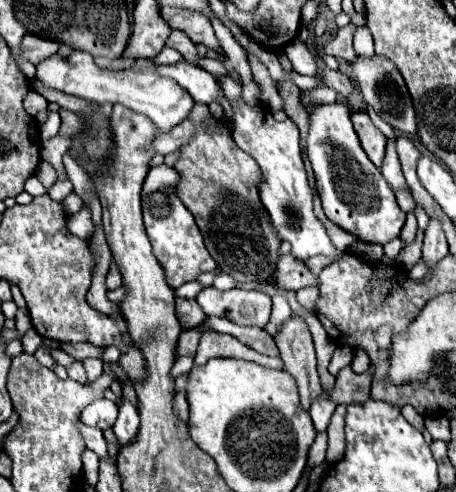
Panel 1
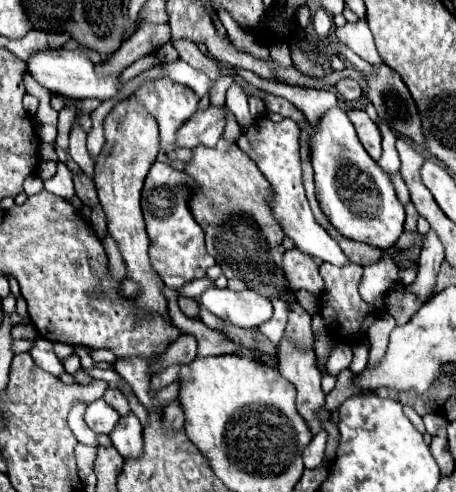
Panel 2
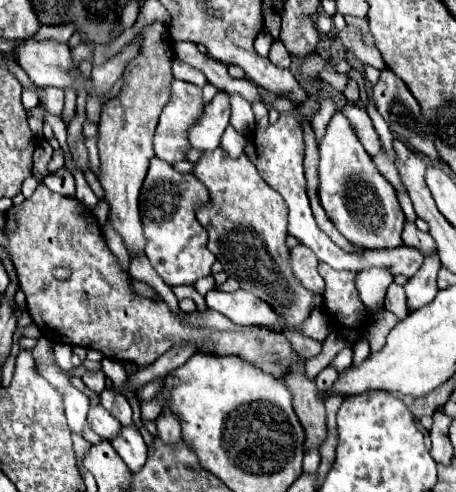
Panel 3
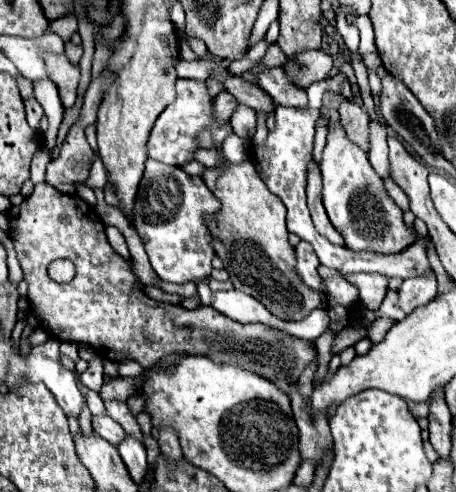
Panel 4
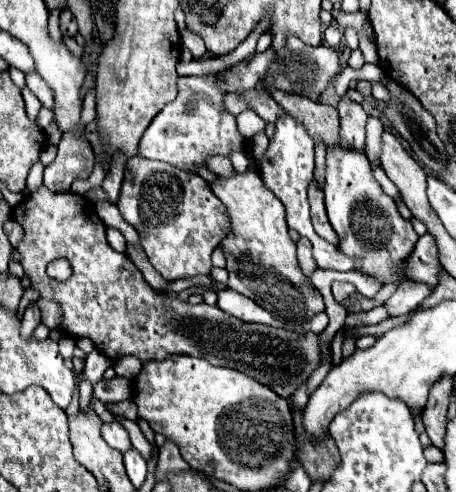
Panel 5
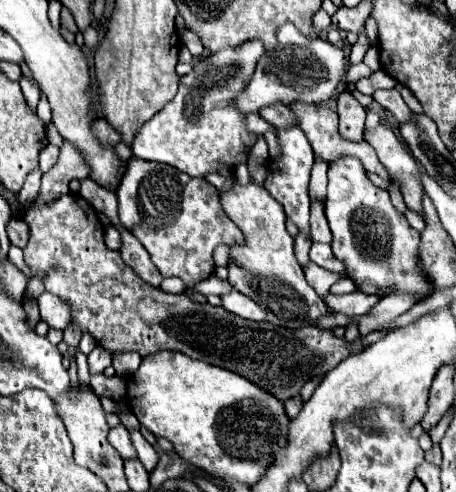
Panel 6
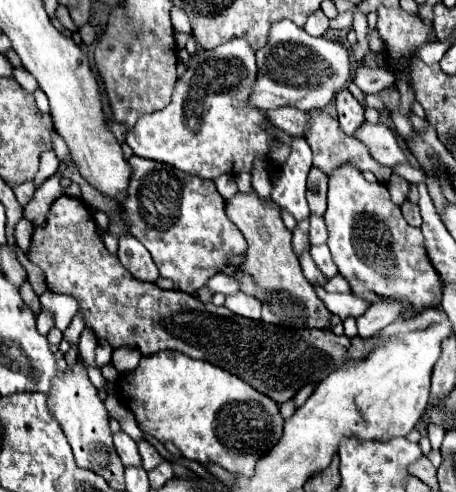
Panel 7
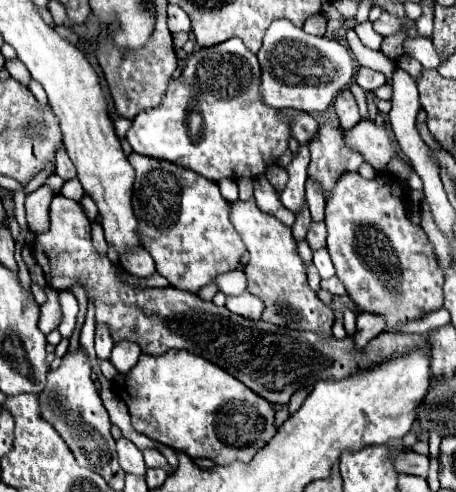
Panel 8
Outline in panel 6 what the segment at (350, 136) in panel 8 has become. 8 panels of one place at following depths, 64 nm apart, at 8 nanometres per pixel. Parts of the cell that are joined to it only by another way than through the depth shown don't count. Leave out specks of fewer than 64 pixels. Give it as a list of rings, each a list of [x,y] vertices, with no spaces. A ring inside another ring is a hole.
[[[380,124],[374,130],[366,130],[364,140],[376,150],[380,162],[390,174],[390,180],[400,186],[406,206],[412,212],[424,216],[424,208],[422,208],[424,186],[420,182],[420,170],[412,154],[398,140],[398,136],[388,126]]]

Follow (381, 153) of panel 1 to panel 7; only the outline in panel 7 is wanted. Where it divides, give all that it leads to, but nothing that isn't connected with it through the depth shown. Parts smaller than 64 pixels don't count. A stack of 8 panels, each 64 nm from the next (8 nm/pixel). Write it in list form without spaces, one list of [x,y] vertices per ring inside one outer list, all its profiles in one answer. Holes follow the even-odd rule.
[[[342,88],[336,94],[336,110],[338,110],[338,122],[340,130],[348,136],[356,134],[356,128],[364,124],[364,108],[362,104],[348,92],[348,88]]]

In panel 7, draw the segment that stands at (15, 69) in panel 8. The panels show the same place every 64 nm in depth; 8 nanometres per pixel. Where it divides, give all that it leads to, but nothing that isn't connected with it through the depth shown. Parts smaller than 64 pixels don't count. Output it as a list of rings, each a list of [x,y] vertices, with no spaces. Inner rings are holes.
[[[18,70],[14,78],[18,80],[18,84],[20,84],[24,90],[28,90],[28,94],[34,94],[34,92],[36,92],[38,82],[36,82],[36,80],[26,72],[26,70]]]

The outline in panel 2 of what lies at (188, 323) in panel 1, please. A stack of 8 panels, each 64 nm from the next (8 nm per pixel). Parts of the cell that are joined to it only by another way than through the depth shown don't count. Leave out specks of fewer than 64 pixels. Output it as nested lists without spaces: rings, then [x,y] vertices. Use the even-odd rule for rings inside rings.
[[[180,296],[180,298],[178,298],[178,306],[180,306],[180,310],[182,310],[188,318],[192,318],[192,320],[200,316],[200,306],[198,306],[198,302],[192,300],[192,298]]]

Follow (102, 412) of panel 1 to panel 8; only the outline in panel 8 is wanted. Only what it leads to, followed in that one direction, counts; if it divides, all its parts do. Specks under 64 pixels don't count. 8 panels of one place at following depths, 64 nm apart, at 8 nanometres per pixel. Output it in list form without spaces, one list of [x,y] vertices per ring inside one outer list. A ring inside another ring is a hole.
[[[122,436],[116,442],[116,448],[118,448],[118,462],[120,462],[124,472],[132,472],[136,476],[146,474],[146,464],[144,464],[144,458],[142,458],[142,452],[128,438]]]

